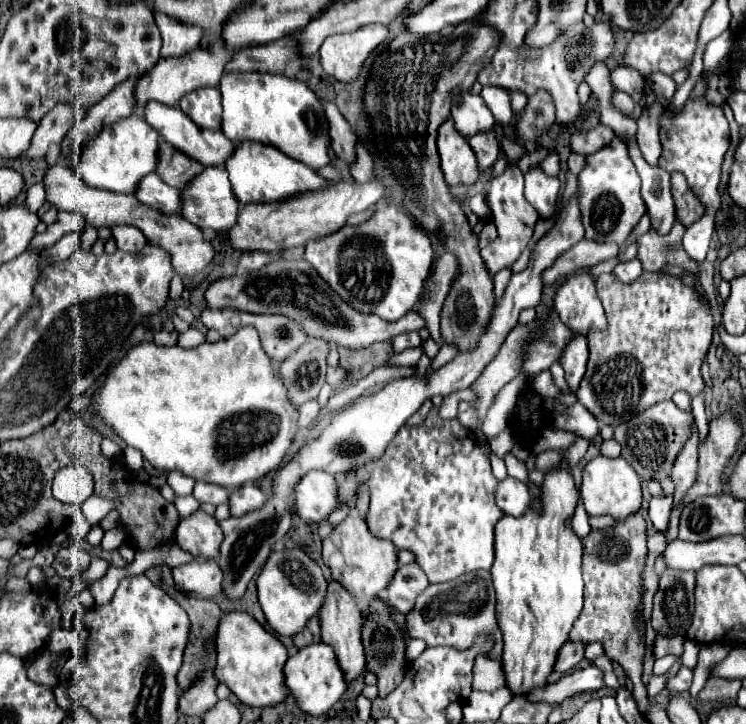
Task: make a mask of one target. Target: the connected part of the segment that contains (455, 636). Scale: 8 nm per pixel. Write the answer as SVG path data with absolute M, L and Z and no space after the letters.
M480 569L476 573L464 573L456 581L428 585L416 599L412 613L406 615L406 631L412 639L422 639L428 647L450 645L456 649L470 649L478 633L490 633L494 637L494 649L488 657L500 659L504 643L496 621L496 593L490 571Z

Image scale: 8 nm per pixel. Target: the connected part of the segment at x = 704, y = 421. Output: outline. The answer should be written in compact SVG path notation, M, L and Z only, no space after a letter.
M704 391L692 399L692 415L694 415L696 423L698 423L700 441L702 441L704 435L708 433L708 415L706 415L706 411L704 411Z

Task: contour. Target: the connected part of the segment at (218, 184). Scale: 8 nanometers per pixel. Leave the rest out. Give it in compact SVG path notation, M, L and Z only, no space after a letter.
M222 165L206 167L194 181L190 181L182 189L182 199L184 199L184 205L182 205L184 219L198 225L200 229L214 229L216 233L224 233L232 225L236 225L240 203L236 201L236 195L232 195L228 171Z

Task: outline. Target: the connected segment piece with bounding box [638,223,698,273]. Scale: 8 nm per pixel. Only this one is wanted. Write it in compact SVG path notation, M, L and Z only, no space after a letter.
M674 223L672 231L668 235L658 235L654 229L650 229L646 235L638 239L640 251L638 259L642 261L646 271L660 271L664 265L680 265L684 269L690 269L698 273L698 265L686 255L682 249L682 235L684 227L680 223Z

